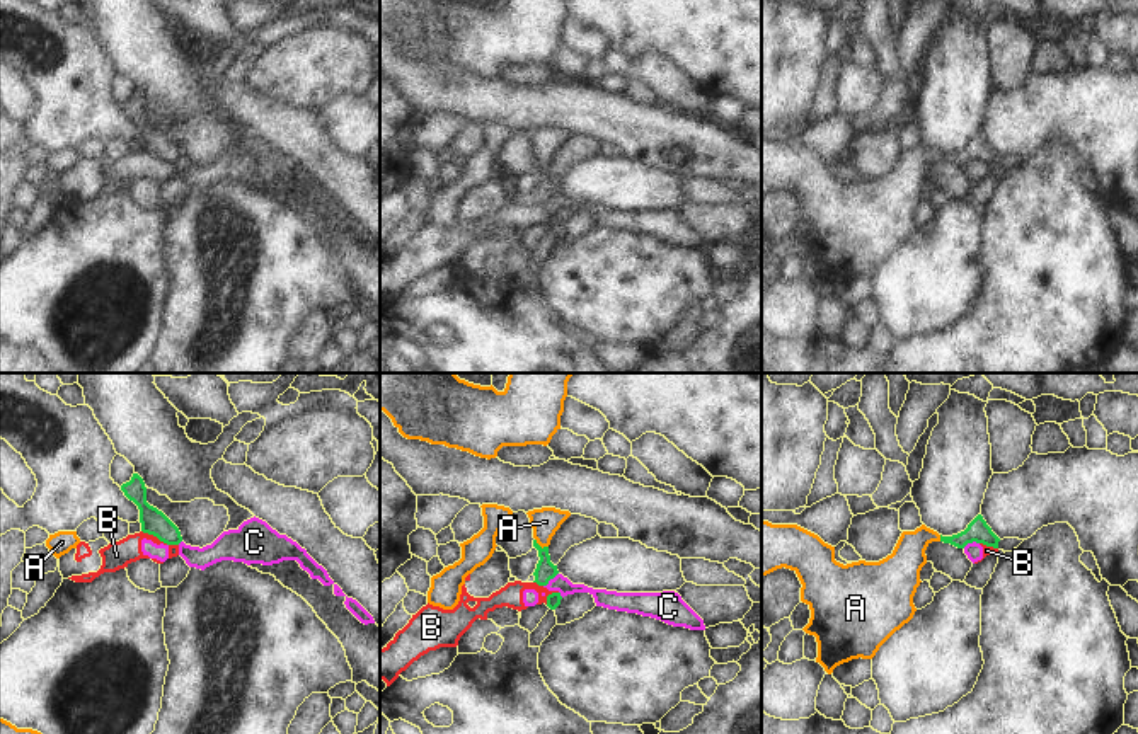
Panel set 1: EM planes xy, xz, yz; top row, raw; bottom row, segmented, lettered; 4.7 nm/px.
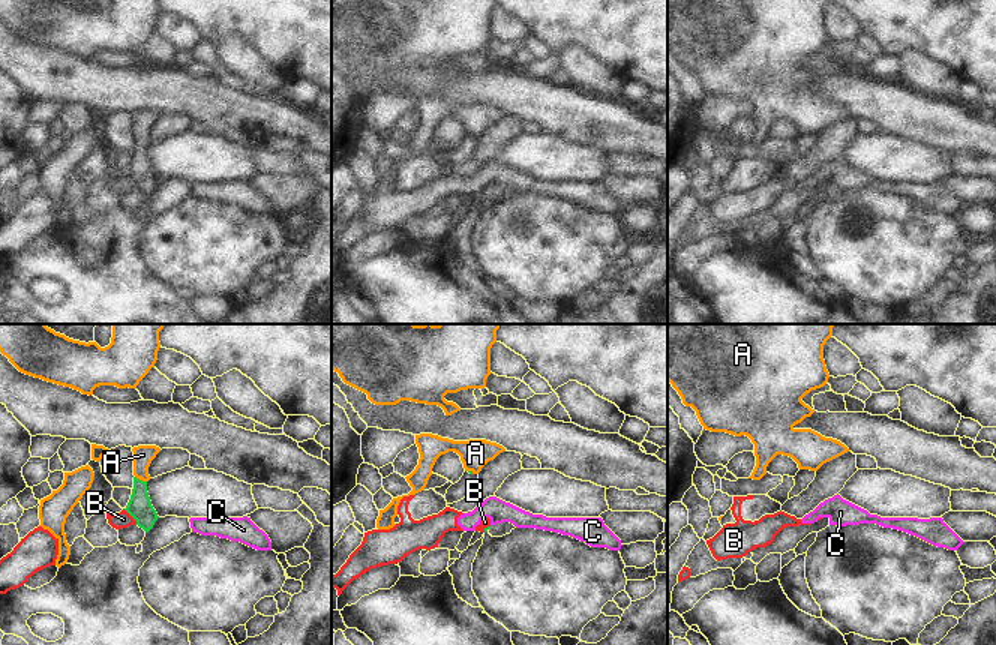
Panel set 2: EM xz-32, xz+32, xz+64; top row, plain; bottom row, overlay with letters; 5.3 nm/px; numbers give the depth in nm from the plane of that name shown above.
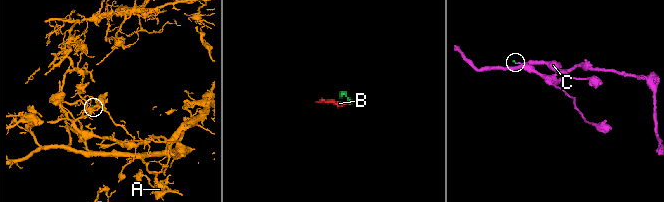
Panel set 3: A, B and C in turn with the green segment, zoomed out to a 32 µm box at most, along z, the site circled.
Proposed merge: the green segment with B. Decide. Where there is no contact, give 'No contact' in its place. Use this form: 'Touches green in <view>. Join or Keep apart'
Touches green in xy. Keep apart.

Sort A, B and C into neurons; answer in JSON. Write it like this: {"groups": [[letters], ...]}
{"groups": [["A"], ["B", "C"]]}

